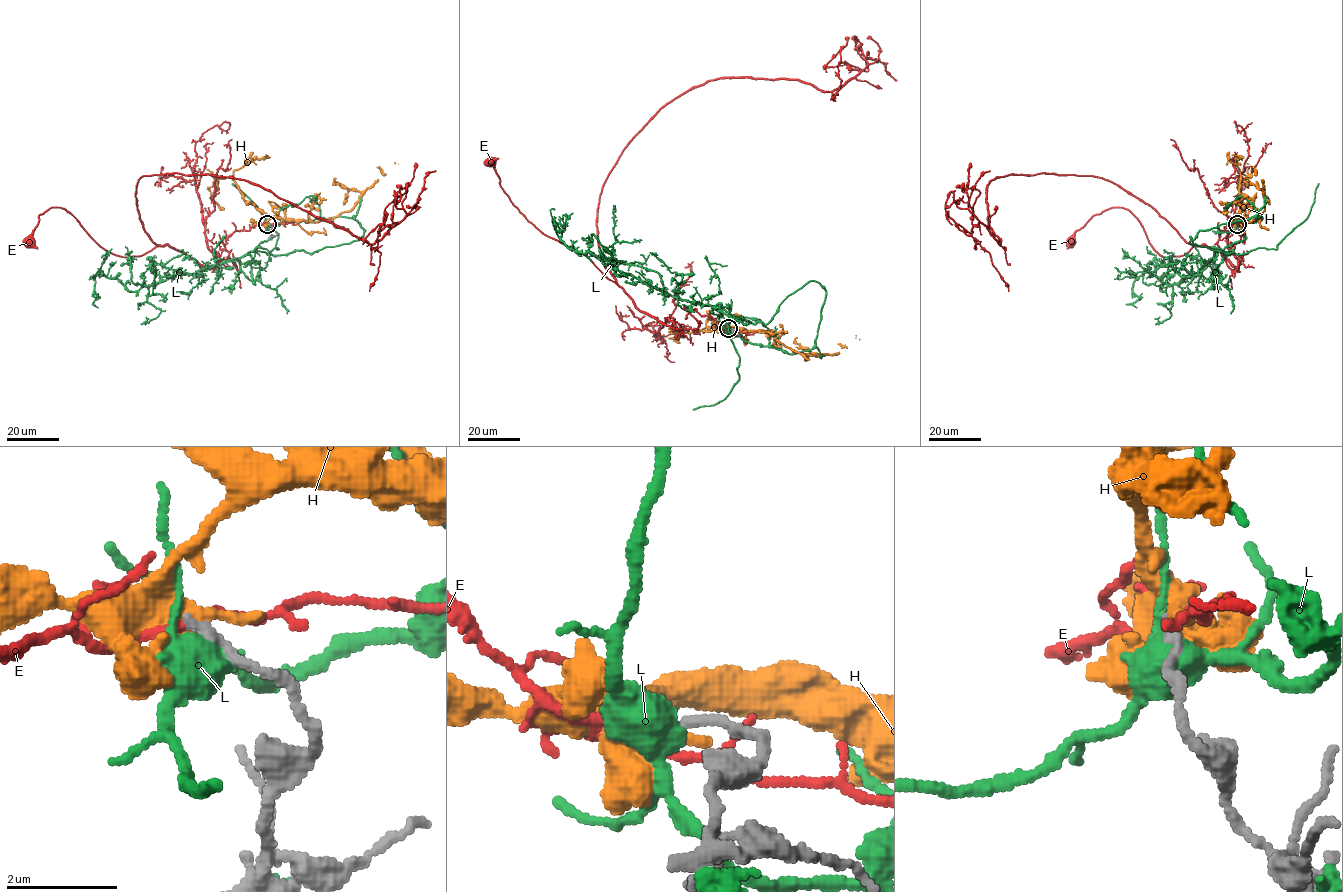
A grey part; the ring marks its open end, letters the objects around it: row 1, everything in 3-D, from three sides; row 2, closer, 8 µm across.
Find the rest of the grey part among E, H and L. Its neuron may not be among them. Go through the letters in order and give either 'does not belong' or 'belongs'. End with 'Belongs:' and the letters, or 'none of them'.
E: does not belong
H: belongs
L: does not belong
Belongs: H

